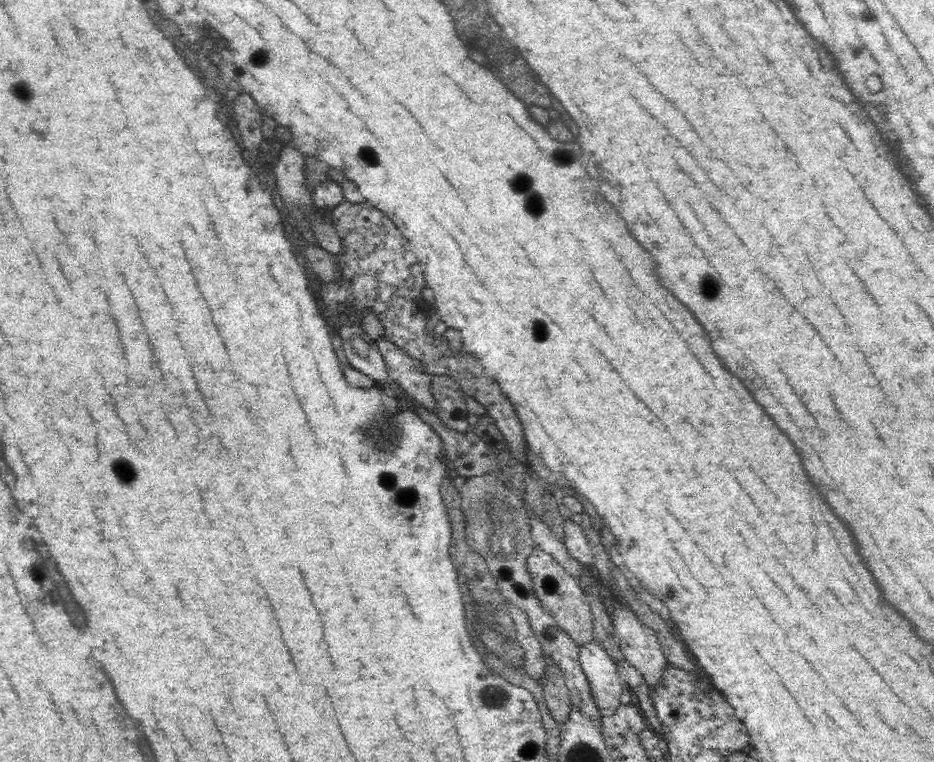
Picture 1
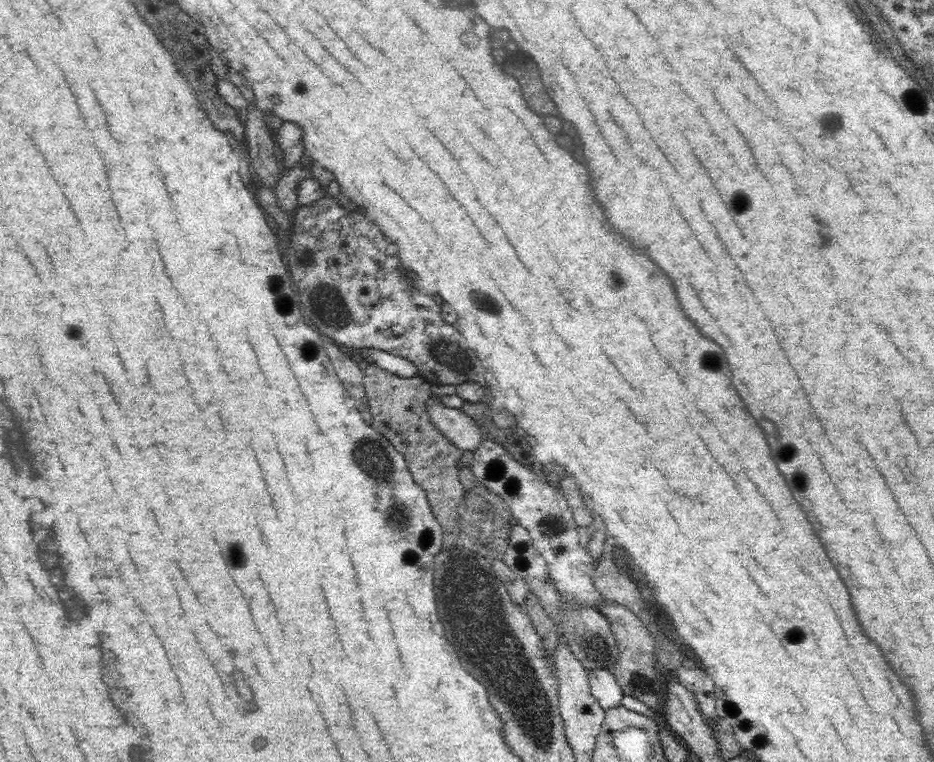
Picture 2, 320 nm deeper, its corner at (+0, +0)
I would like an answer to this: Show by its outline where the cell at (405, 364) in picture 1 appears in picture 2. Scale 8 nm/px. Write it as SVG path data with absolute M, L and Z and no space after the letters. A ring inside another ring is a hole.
M434 397L426 402L432 424L462 452L473 451L485 439L482 427L462 409L450 408Z

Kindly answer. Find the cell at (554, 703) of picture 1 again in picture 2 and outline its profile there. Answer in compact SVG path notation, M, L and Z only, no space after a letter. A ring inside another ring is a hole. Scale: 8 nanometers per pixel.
M528 592L524 609L529 613L532 625L542 639L542 647L546 649L546 655L552 658L557 648L557 630L548 613L538 603L536 593Z

